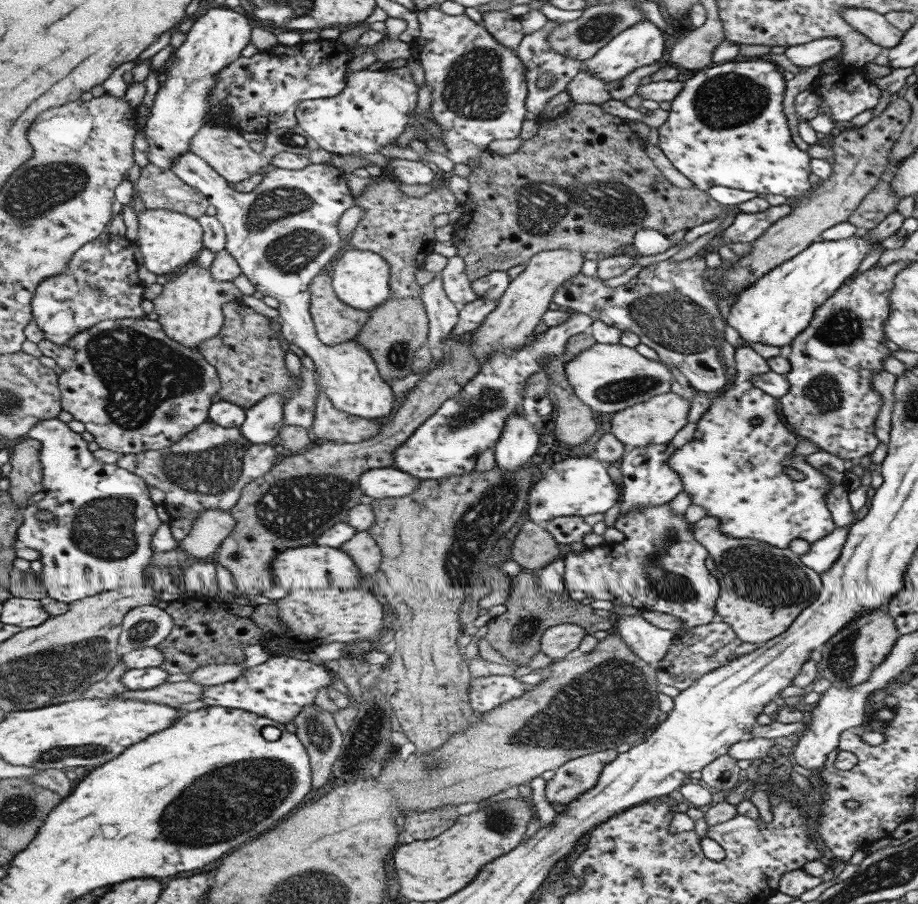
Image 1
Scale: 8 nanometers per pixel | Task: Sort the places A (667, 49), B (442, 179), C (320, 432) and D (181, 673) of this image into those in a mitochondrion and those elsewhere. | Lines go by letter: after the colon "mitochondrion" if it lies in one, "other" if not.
A: other
B: other
C: other
D: other

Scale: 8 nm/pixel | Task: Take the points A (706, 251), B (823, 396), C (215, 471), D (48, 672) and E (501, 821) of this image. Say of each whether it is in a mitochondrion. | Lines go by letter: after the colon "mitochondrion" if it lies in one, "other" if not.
A: other
B: mitochondrion
C: mitochondrion
D: mitochondrion
E: mitochondrion

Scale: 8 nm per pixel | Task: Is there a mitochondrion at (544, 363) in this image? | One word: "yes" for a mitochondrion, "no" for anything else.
no

